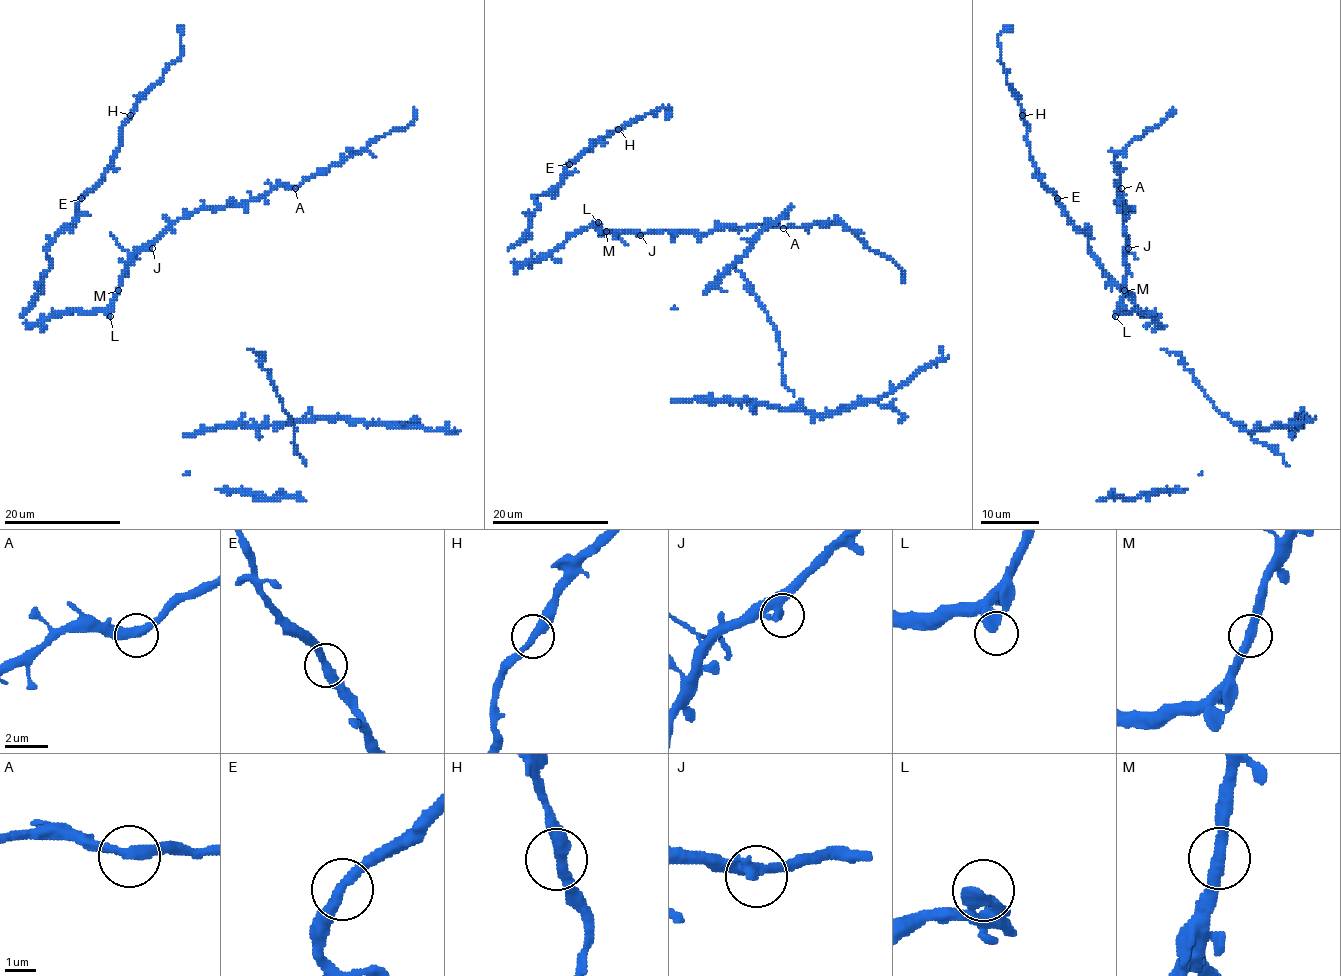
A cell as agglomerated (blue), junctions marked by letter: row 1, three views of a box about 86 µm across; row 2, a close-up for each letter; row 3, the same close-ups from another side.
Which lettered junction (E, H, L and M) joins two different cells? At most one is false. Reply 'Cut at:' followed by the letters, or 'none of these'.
Cut at: none of these

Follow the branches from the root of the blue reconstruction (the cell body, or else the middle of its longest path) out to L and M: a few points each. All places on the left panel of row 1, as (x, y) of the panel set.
L: (133, 257), (123, 274), (110, 316)
M: (133, 257), (118, 290)

